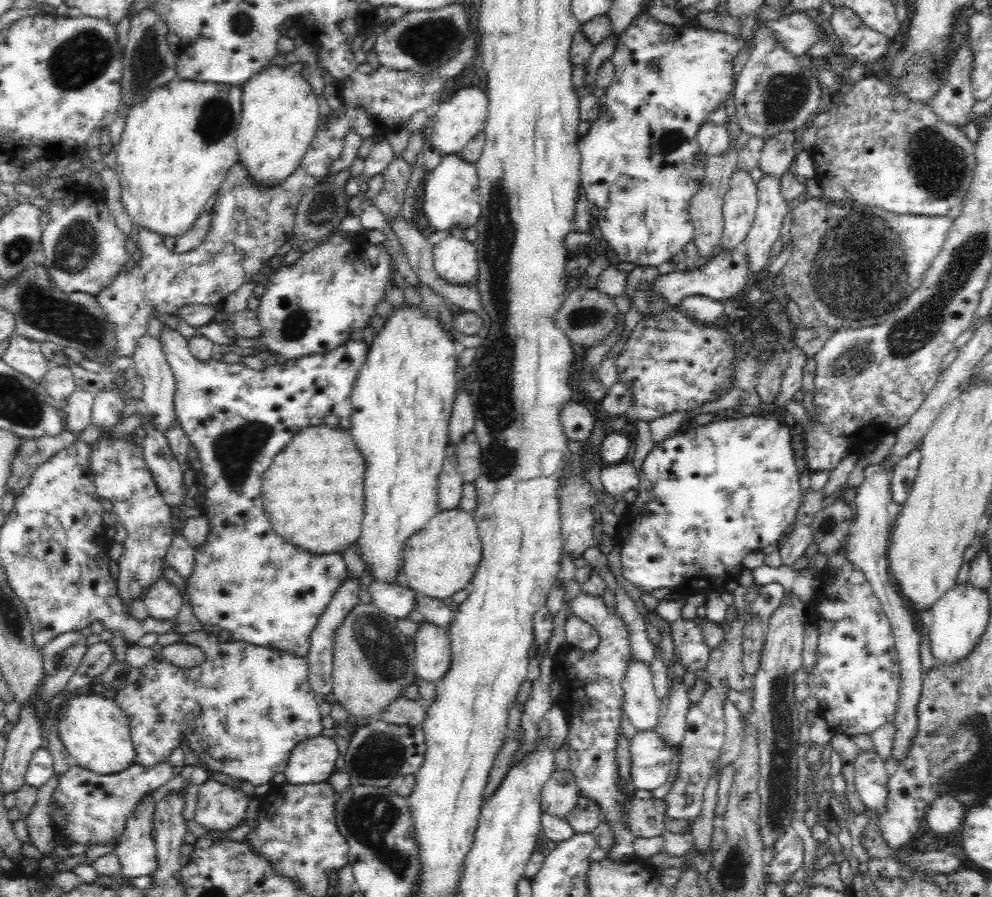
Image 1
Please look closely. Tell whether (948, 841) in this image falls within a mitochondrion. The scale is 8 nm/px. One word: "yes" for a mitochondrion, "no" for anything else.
no

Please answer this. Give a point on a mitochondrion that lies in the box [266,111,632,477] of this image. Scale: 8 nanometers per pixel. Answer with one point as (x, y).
(321, 205)

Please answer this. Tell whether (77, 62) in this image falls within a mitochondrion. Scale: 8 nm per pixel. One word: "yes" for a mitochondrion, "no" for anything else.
yes

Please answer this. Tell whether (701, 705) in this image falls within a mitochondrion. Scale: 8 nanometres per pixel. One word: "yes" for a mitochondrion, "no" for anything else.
no

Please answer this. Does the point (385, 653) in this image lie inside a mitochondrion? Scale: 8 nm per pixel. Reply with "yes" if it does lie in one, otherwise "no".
yes

